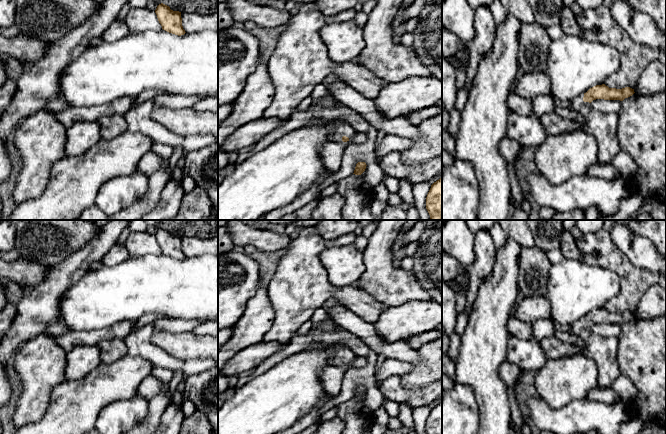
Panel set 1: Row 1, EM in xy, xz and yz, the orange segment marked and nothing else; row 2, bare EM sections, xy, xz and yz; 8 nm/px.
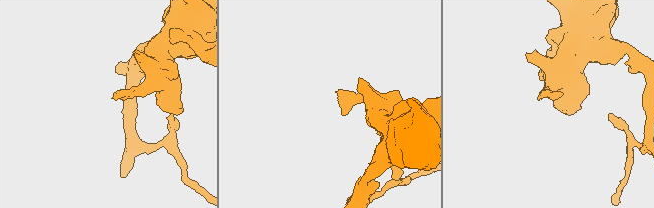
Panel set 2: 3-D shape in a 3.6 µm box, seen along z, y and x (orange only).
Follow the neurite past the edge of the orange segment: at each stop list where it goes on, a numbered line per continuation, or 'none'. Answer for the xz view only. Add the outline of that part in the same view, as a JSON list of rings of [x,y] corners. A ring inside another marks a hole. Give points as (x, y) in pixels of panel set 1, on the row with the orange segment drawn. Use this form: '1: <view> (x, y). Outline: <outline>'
1: xz (343, 128). Outline: [[[347,121],[336,122],[334,131],[329,134],[329,140],[334,142],[343,142],[342,137],[346,136],[349,140],[345,143],[350,145],[352,144],[353,136],[356,133],[357,132]]]

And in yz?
1: yz (577, 103). Outline: [[[584,94],[577,96],[574,100],[571,101],[570,109],[573,111],[579,111],[579,109],[585,105],[590,104],[589,102],[583,101]]]

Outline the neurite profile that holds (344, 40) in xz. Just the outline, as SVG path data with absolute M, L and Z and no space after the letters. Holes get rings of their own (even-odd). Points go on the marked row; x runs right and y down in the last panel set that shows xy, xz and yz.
M354 19L327 23L320 36L334 64L354 62L366 46L364 30Z

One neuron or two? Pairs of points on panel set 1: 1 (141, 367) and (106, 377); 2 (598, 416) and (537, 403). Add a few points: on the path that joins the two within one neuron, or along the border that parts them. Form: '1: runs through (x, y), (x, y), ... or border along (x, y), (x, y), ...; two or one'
1: runs through (132, 370), (123, 377), (115, 377); one
2: runs through (583, 416), (552, 416); one

